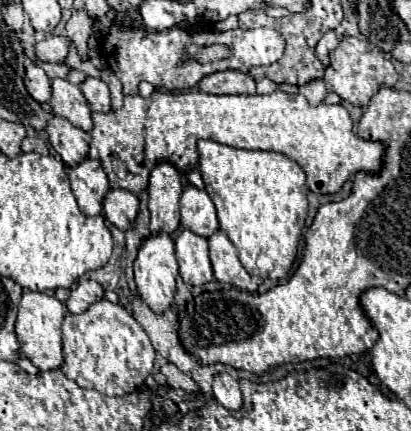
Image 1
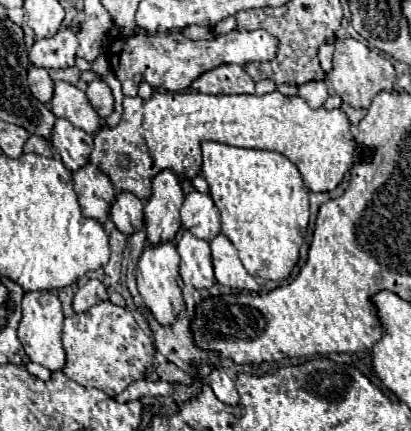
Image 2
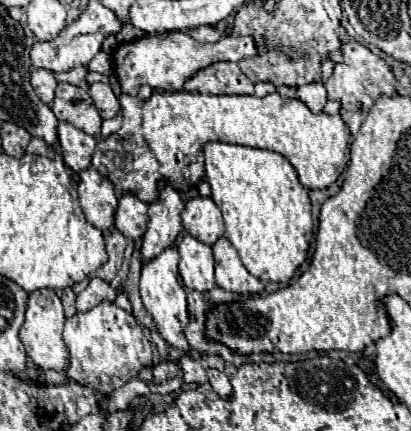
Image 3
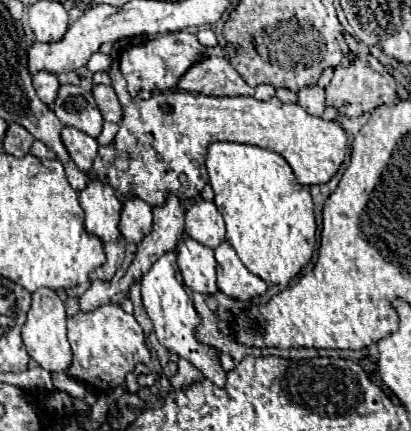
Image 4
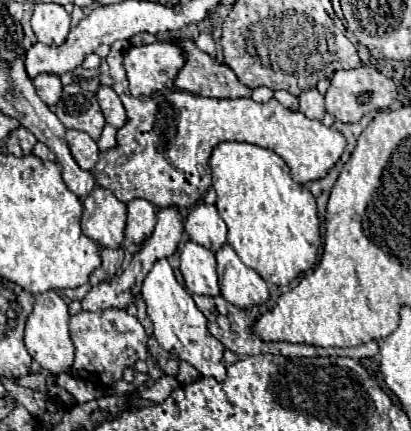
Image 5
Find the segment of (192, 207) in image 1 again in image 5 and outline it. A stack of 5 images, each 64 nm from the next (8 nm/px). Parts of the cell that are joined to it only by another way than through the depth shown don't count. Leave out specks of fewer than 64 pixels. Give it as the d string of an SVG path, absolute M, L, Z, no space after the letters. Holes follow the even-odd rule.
M206 202L196 204L190 210L190 214L184 222L184 228L192 242L196 242L212 252L216 252L220 246L226 244L226 224L220 218L214 204L206 204Z

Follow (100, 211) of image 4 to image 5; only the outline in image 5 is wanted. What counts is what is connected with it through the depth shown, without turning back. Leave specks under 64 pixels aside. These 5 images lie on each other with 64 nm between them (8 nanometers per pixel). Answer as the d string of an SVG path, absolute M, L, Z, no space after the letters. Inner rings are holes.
M96 186L84 200L84 216L82 216L82 232L96 240L100 246L118 248L124 240L126 226L126 204L116 200L116 196Z

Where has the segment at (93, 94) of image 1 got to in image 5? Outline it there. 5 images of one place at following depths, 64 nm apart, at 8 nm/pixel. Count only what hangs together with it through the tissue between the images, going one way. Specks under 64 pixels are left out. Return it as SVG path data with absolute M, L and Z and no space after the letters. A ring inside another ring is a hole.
M100 86L96 92L96 98L98 98L100 110L102 110L106 122L116 128L122 128L126 122L126 112L124 112L124 106L122 106L118 94L110 86Z

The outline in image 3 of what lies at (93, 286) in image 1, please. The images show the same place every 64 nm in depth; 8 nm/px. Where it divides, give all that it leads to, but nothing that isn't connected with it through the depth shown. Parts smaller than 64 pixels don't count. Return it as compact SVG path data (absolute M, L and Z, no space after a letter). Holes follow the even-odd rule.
M92 278L88 286L76 296L76 310L86 312L103 301L114 302L118 293L119 290L112 288L109 283L100 278Z

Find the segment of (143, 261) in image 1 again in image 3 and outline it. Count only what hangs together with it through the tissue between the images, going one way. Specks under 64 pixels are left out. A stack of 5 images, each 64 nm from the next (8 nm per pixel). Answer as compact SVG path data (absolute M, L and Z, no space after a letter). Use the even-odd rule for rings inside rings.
M172 246L164 248L156 258L144 262L142 264L142 276L140 276L140 294L142 294L142 302L144 302L146 310L154 318L154 324L158 326L160 336L168 344L174 344L180 350L188 352L192 358L200 358L198 352L194 352L194 350L188 348L188 342L182 336L182 330L188 324L188 308L186 308L184 288L178 282L178 262L180 262L180 254Z

